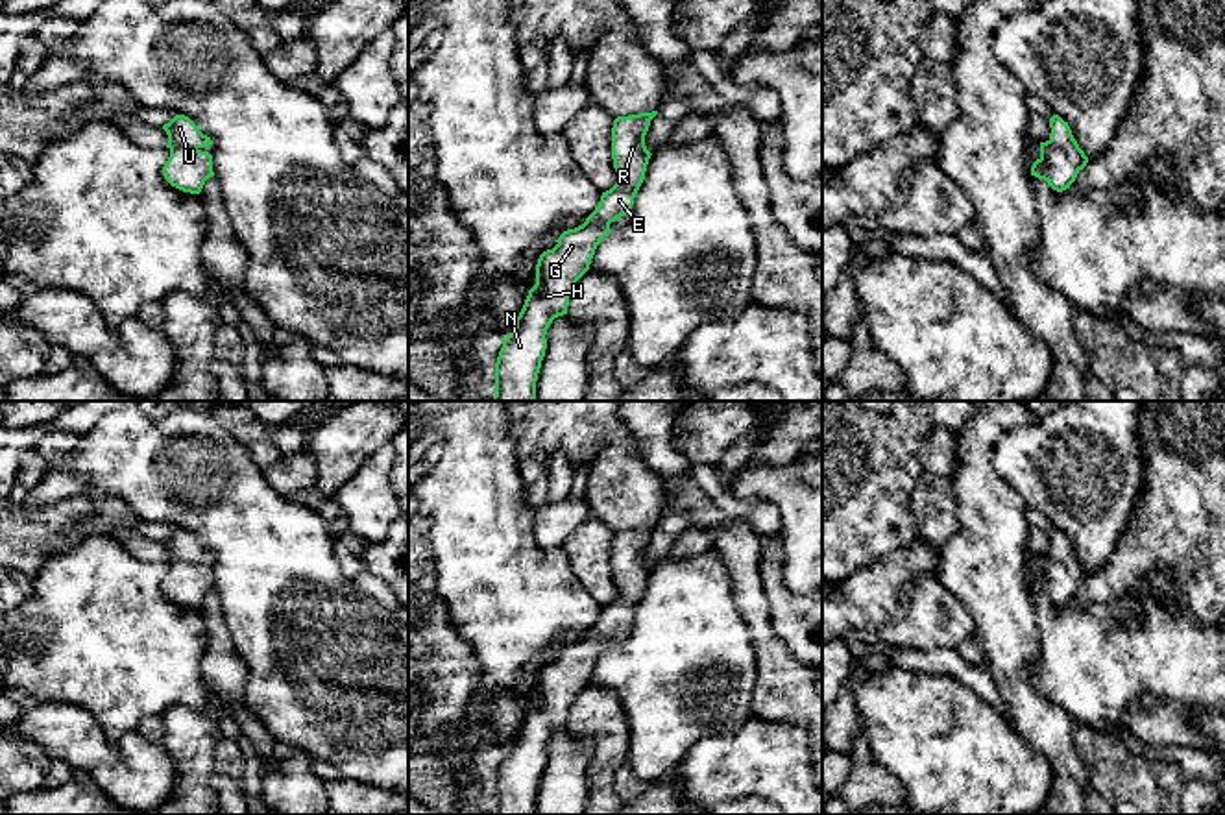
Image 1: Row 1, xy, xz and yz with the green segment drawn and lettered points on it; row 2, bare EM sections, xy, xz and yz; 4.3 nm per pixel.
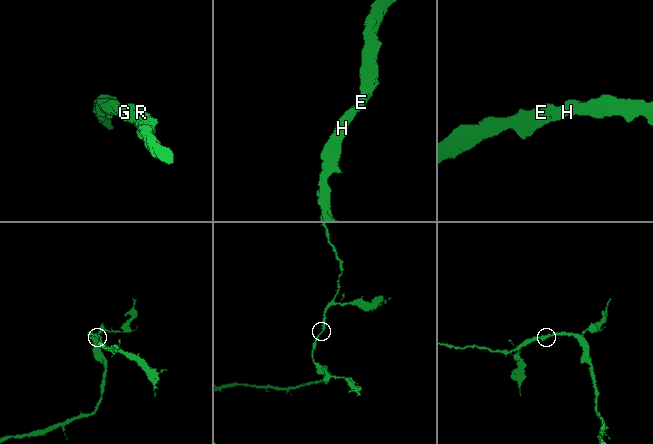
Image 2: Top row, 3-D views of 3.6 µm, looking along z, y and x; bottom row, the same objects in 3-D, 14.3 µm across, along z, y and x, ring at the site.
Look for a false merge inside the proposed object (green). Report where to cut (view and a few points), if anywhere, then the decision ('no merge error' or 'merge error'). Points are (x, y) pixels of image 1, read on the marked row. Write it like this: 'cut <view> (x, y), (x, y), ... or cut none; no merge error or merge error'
cut none; no merge error

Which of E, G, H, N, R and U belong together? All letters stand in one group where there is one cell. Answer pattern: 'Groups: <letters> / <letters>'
Groups: E G H N R U

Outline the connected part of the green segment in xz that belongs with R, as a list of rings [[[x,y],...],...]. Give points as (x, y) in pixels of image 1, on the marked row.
[[[652,111],[613,120],[612,159],[617,183],[602,192],[582,225],[564,231],[558,244],[540,255],[536,285],[528,290],[514,331],[503,338],[493,401],[536,401],[547,329],[554,318],[567,314],[575,283],[589,270],[597,246],[612,231],[610,224],[632,209],[652,155],[645,135],[656,115],[658,111]]]

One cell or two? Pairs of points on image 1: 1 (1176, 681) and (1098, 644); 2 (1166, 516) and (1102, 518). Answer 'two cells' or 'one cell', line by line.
1: one cell
2: two cells

